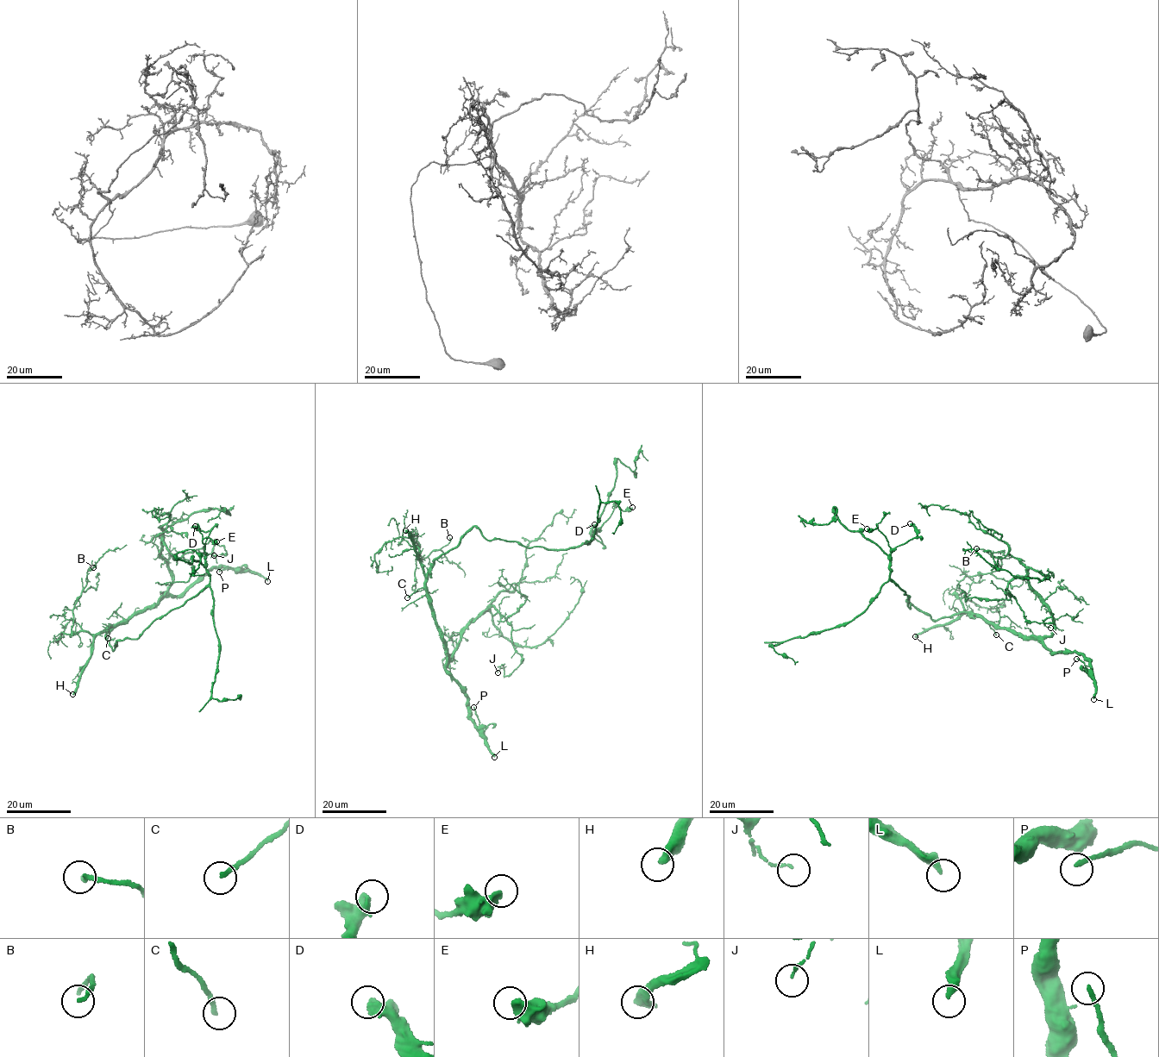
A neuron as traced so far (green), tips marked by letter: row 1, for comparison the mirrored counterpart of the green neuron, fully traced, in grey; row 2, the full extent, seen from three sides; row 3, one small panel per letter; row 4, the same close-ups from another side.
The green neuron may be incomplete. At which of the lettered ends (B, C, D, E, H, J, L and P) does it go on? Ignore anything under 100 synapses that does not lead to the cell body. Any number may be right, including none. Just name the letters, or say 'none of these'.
C, H

